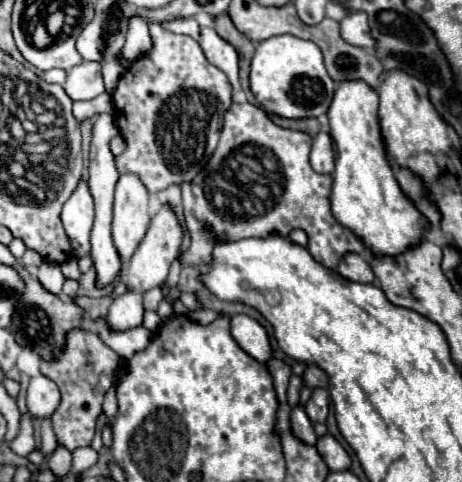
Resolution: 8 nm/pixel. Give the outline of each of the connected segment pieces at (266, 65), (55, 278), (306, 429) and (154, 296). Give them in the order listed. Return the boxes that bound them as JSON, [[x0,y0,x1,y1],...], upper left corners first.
[[250,36,336,120],[36,262,64,294],[290,406,318,446],[144,288,164,310]]

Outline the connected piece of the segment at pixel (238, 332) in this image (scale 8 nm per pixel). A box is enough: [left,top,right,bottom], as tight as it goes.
[230,314,272,362]

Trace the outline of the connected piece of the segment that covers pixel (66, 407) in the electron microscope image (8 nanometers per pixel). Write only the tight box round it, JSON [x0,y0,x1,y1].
[42,328,120,450]

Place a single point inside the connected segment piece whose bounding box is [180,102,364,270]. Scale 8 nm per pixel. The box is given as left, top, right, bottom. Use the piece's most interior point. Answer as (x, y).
(258, 180)

